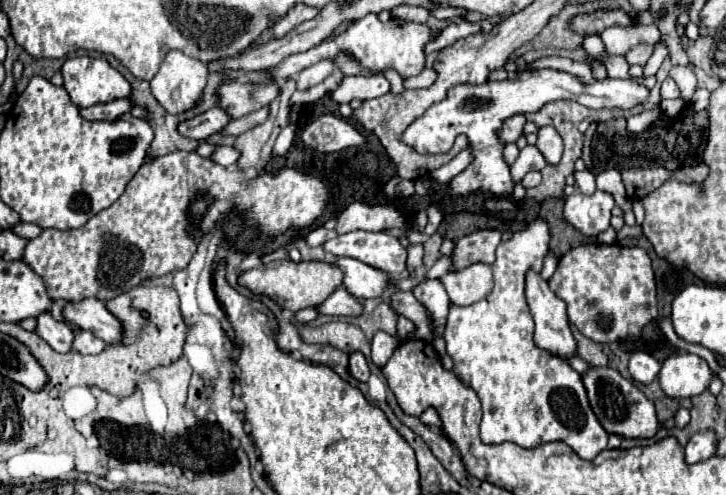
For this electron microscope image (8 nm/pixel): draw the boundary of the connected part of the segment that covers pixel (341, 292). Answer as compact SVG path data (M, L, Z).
M337 288L327 300L323 300L317 306L317 314L329 314L329 316L359 316L363 310L361 300L353 300L345 288Z

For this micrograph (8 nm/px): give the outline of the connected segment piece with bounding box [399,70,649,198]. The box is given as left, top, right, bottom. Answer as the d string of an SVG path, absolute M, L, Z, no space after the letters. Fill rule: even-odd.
M535 70L519 72L509 76L503 82L485 82L485 84L457 84L453 86L443 102L429 106L417 120L413 120L407 130L401 134L401 142L411 146L419 154L445 154L451 150L455 136L465 134L471 146L473 160L471 164L453 176L449 182L449 196L469 196L469 194L491 194L491 196L511 196L513 180L509 176L509 166L503 160L505 144L499 140L499 130L503 122L515 114L531 114L541 110L543 104L553 100L575 100L587 108L633 108L635 104L645 102L649 90L631 80L595 80L591 84L581 82L581 78L559 72L559 70Z

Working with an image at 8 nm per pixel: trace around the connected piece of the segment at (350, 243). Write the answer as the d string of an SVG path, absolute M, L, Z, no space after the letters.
M349 232L323 244L329 256L351 256L389 276L405 272L407 250L395 236L383 232Z

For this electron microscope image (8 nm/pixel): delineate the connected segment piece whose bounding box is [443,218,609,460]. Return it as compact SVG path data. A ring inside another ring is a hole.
M537 218L525 230L515 232L511 240L499 244L497 260L491 266L493 270L493 290L487 298L471 304L469 308L449 308L447 326L445 326L445 344L447 354L453 358L453 372L457 378L473 388L483 404L483 420L481 420L481 440L485 444L503 444L515 442L521 448L537 448L547 442L565 442L573 448L573 452L583 460L593 460L599 452L607 448L609 434L599 424L593 414L587 398L587 390L583 386L581 374L575 372L561 356L555 356L547 350L539 350L533 344L533 318L529 316L529 306L525 304L525 276L529 270L541 272L543 260L549 252L549 228Z

